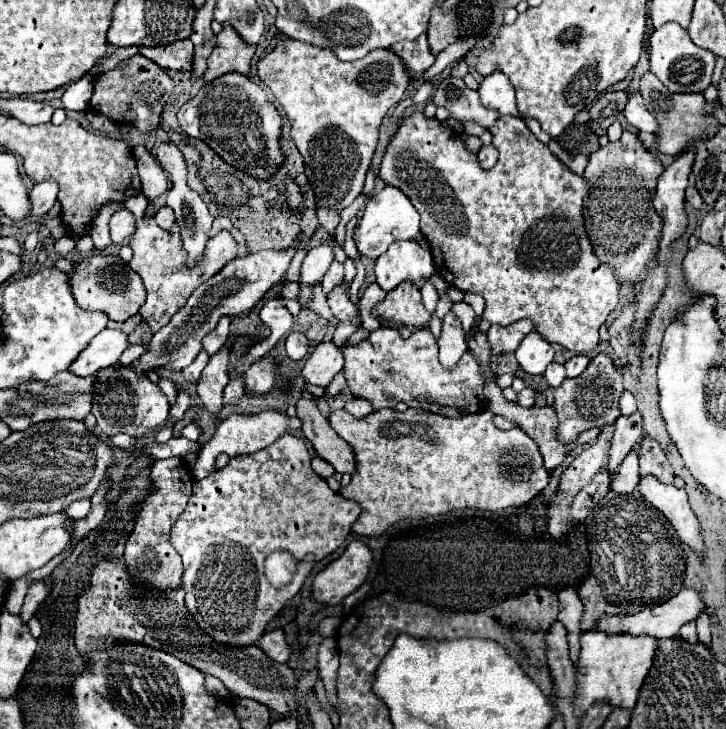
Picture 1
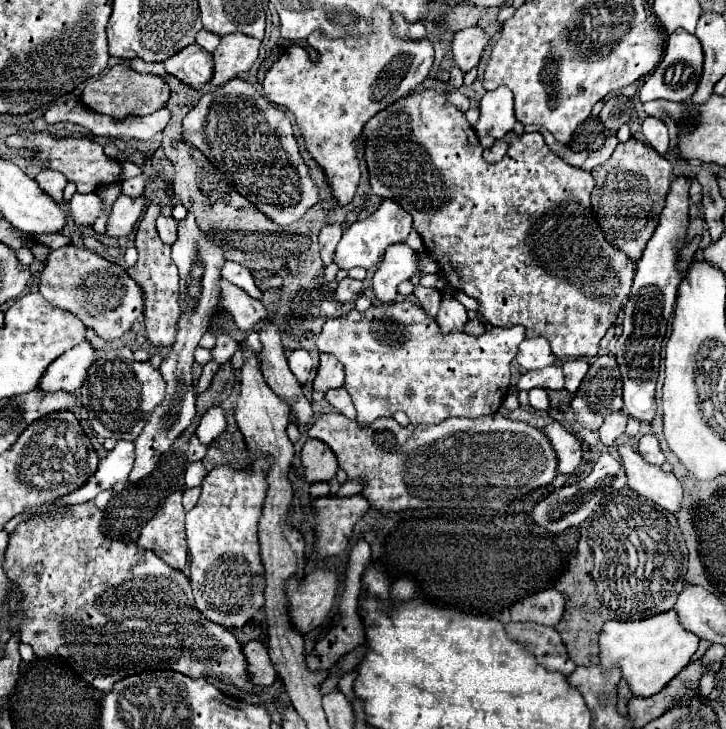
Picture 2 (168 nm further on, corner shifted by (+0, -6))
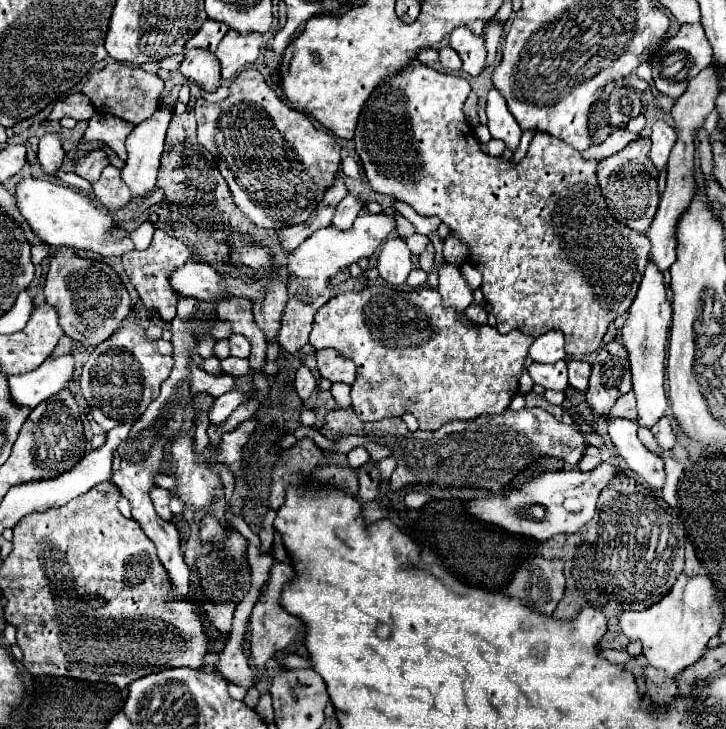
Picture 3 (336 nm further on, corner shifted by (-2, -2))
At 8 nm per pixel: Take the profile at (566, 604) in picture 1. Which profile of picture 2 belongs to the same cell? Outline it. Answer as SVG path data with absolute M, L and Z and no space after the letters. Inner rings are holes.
M554 588L542 590L538 594L532 594L520 602L516 602L510 608L510 620L530 620L544 624L544 626L556 626L566 612L566 596Z

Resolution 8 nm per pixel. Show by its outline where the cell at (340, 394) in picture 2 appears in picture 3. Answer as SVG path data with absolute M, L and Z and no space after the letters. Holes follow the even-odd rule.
M332 384L330 392L332 392L332 396L334 396L334 400L336 400L336 404L340 408L348 408L350 406L350 386L346 386L346 384Z

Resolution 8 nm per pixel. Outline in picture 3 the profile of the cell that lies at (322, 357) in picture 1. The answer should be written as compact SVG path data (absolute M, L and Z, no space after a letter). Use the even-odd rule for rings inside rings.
M318 350L316 352L318 370L322 378L328 378L330 382L344 382L354 384L356 380L356 366L352 360L342 356L336 350Z

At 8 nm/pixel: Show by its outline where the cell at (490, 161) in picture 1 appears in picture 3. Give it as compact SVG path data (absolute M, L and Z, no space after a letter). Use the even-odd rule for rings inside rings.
M492 138L490 142L482 144L480 148L482 148L482 152L484 152L484 154L488 154L488 156L500 156L500 154L504 152L504 148L506 148L506 146L504 146L504 142L500 142L500 140L494 140L494 138Z

